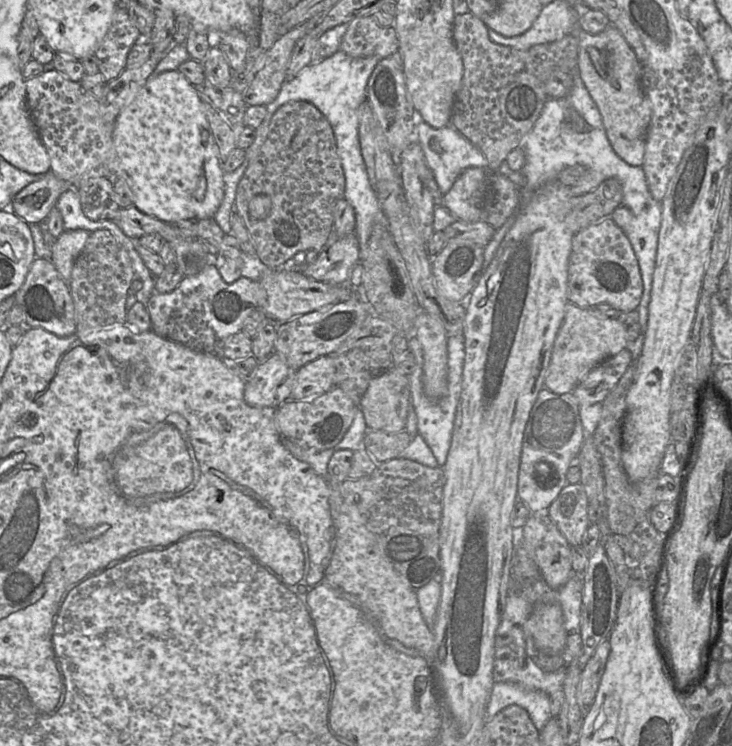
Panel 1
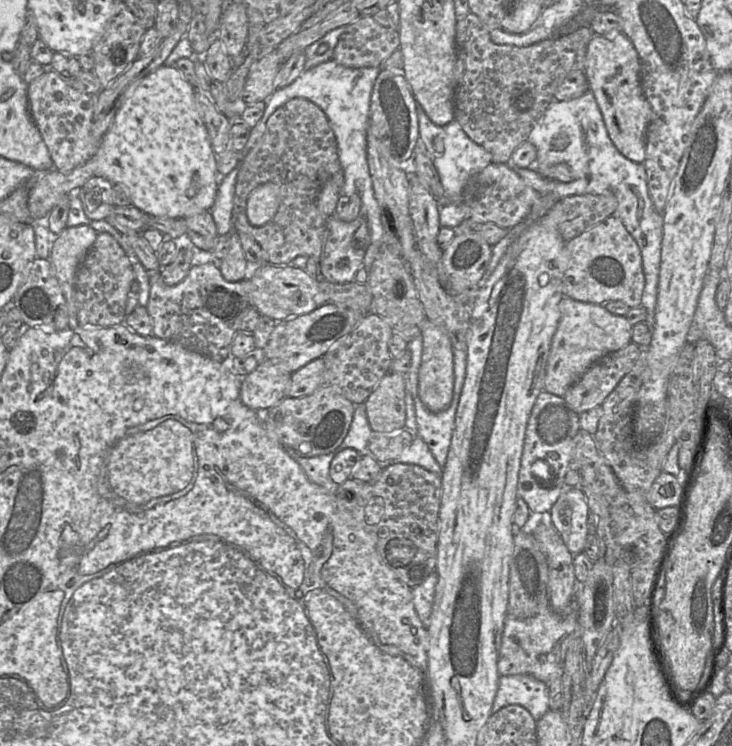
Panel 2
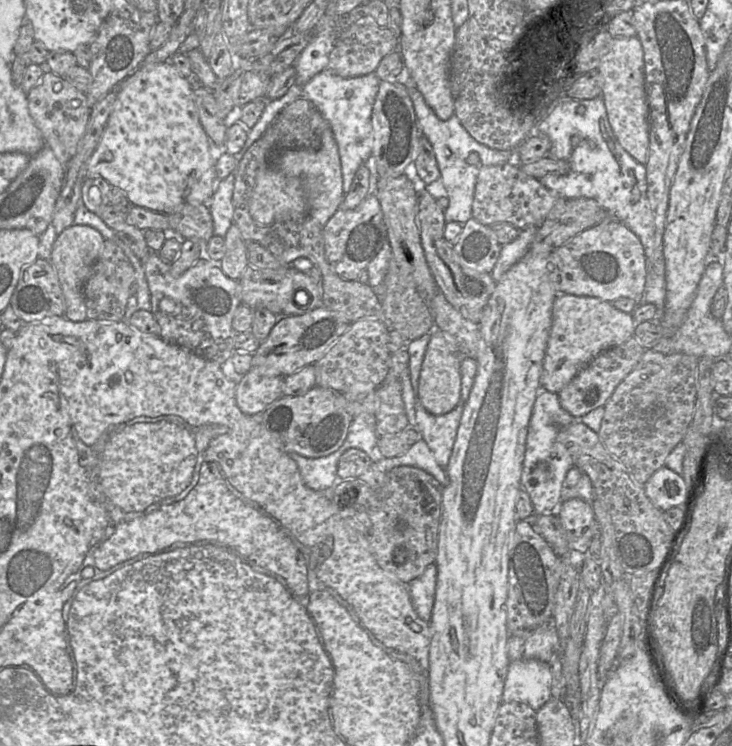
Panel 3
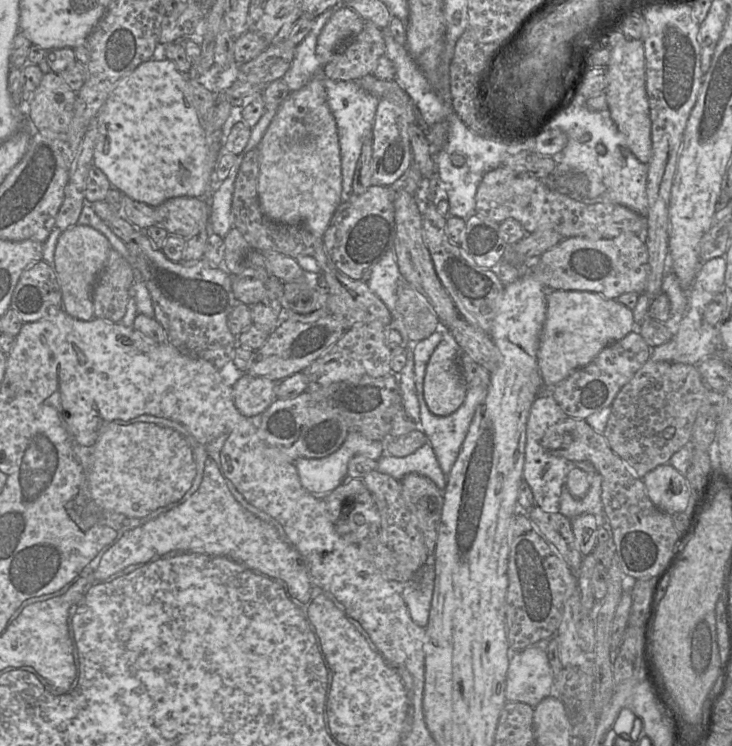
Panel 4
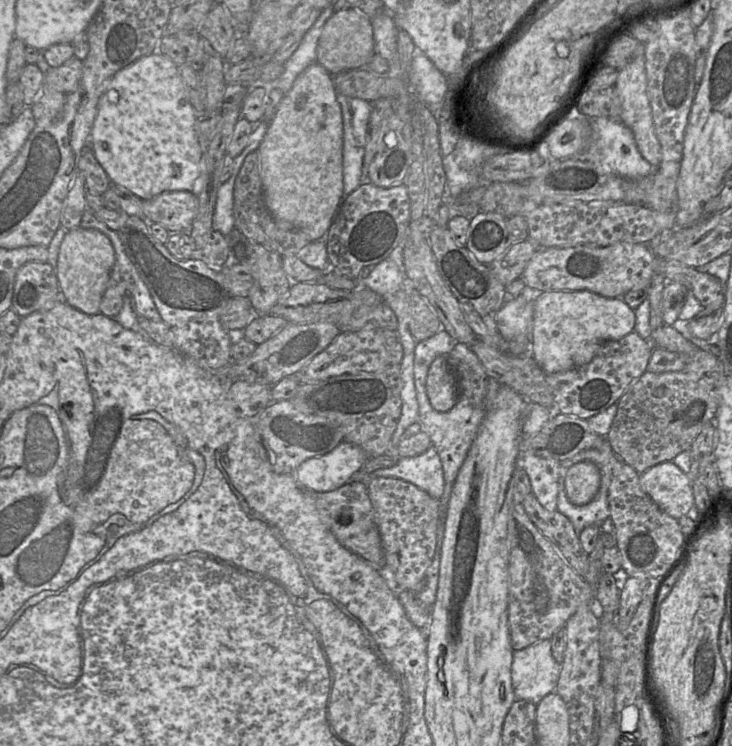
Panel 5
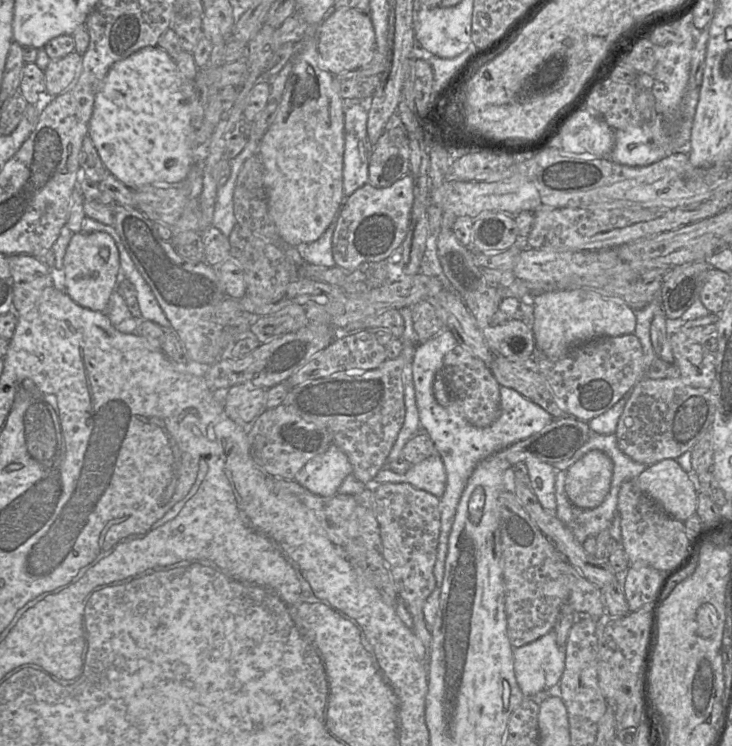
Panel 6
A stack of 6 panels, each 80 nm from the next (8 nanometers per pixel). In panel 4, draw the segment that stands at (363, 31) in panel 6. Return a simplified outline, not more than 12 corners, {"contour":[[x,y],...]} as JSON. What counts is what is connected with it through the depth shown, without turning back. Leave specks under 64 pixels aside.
{"contour":[[350,7],[335,10],[318,37],[327,64],[364,23]]}

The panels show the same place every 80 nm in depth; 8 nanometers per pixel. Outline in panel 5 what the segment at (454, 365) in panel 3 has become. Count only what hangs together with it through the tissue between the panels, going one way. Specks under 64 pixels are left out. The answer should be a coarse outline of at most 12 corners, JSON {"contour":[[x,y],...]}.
{"contour":[[447,355],[431,363],[426,380],[431,406],[448,412],[459,391]]}

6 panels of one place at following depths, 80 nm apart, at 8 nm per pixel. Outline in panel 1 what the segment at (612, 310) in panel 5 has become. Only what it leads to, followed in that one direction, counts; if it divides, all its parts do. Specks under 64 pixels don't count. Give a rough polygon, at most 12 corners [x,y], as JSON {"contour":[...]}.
{"contour":[[568,302],[544,387],[566,394],[627,348],[616,318]]}

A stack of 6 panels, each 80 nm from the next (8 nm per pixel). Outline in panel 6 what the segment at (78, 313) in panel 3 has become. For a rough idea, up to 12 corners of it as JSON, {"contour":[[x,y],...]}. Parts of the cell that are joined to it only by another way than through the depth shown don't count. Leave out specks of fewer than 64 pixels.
{"contour":[[105,232],[72,235],[57,288],[105,312],[120,282]]}

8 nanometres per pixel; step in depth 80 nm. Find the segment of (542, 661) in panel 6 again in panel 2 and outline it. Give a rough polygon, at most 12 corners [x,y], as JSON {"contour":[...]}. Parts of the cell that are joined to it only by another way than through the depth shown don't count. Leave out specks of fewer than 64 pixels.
{"contour":[[501,676],[491,713],[512,704],[538,721],[550,710],[548,684]]}

